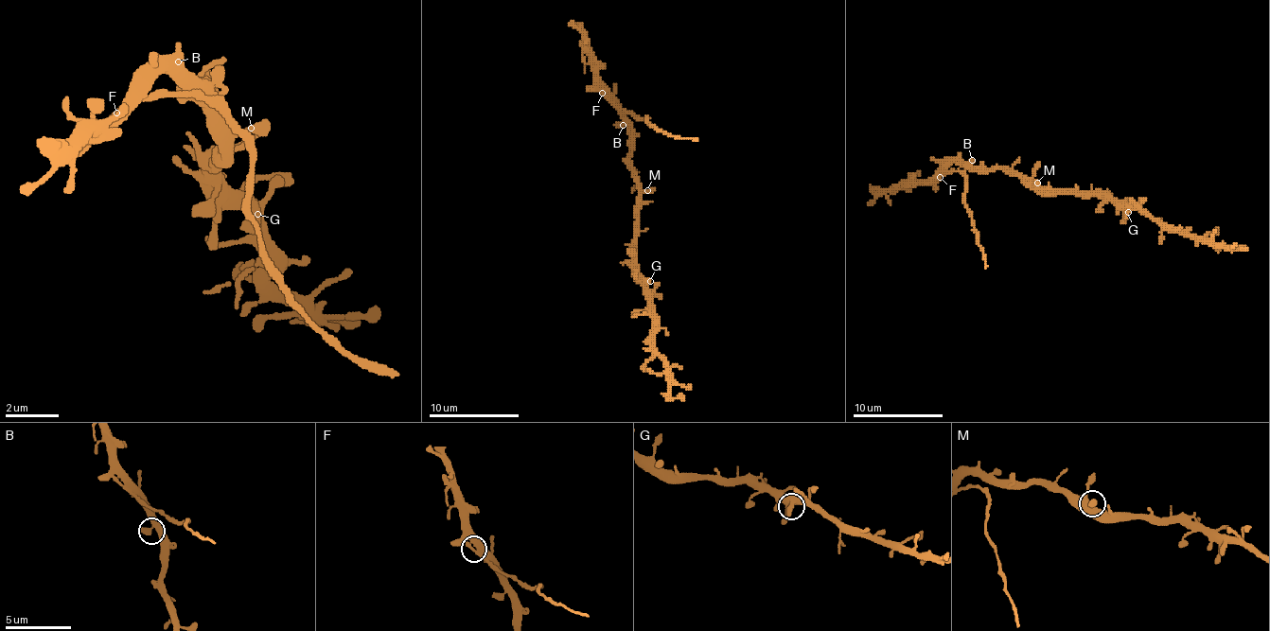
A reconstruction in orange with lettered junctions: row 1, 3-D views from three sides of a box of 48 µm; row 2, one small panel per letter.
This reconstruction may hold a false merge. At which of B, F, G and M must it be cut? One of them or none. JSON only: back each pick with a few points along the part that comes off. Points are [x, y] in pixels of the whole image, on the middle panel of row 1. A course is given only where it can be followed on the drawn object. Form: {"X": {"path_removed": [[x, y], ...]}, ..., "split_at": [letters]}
{"F": {"path_removed": [[603, 93], [636, 118], [647, 118], [655, 130], [697, 140]]}, "split_at": ["F"]}

